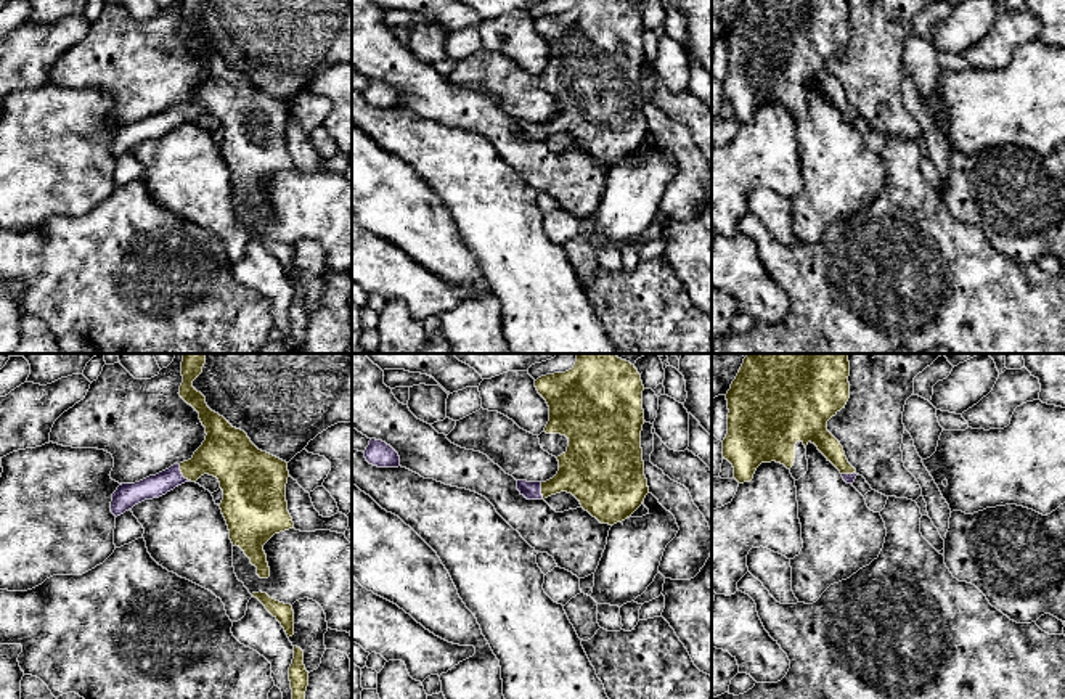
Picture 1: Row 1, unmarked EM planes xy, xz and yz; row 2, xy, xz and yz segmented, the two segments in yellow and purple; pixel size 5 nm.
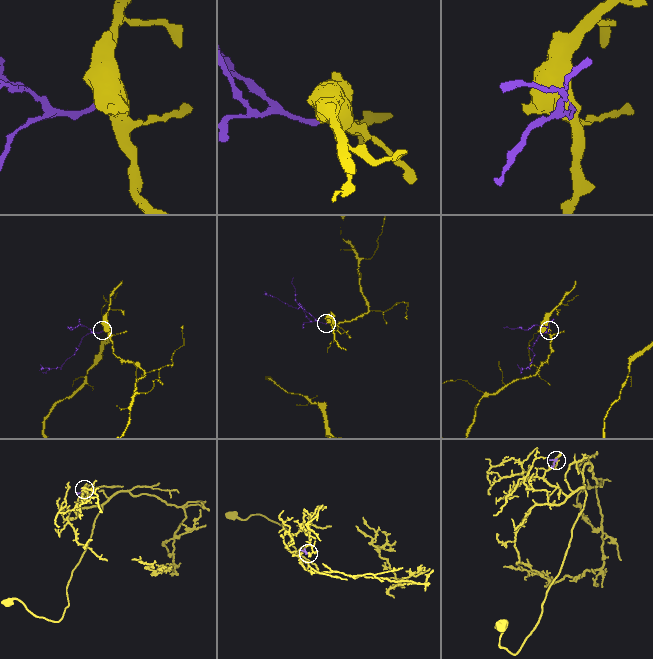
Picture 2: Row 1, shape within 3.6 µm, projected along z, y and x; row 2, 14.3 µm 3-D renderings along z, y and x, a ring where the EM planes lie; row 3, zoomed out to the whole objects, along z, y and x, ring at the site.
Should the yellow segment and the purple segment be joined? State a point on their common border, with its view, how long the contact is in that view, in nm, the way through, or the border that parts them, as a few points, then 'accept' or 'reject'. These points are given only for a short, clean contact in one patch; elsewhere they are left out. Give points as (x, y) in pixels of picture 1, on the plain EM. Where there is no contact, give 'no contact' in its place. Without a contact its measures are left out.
contact xy (183, 114); length 110 nm; way xy (227, 94), (208, 98), (183, 114), (175, 114), (156, 126); accept

